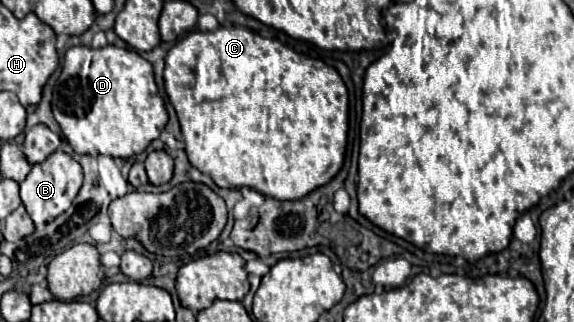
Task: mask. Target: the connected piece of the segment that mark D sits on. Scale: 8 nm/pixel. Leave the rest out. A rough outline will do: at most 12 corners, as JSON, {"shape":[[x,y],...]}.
{"shape":[[69,47],[51,109],[79,155],[129,159],[167,109],[133,49]]}

